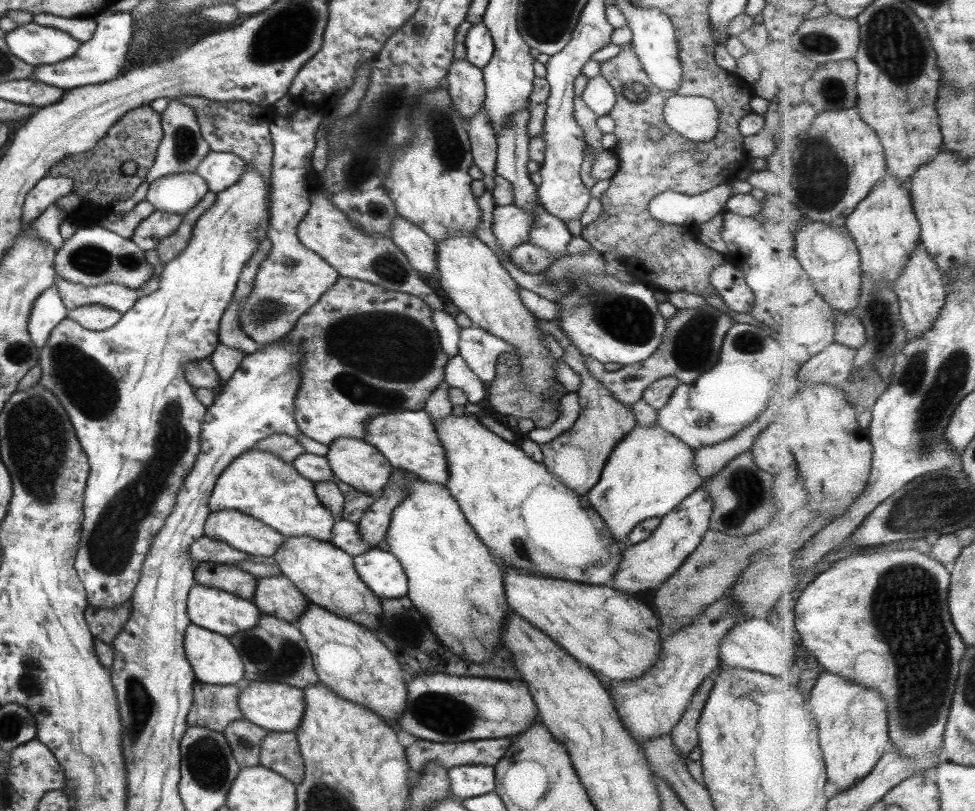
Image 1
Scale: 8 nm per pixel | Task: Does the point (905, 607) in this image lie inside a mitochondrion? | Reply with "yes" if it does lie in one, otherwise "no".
yes

